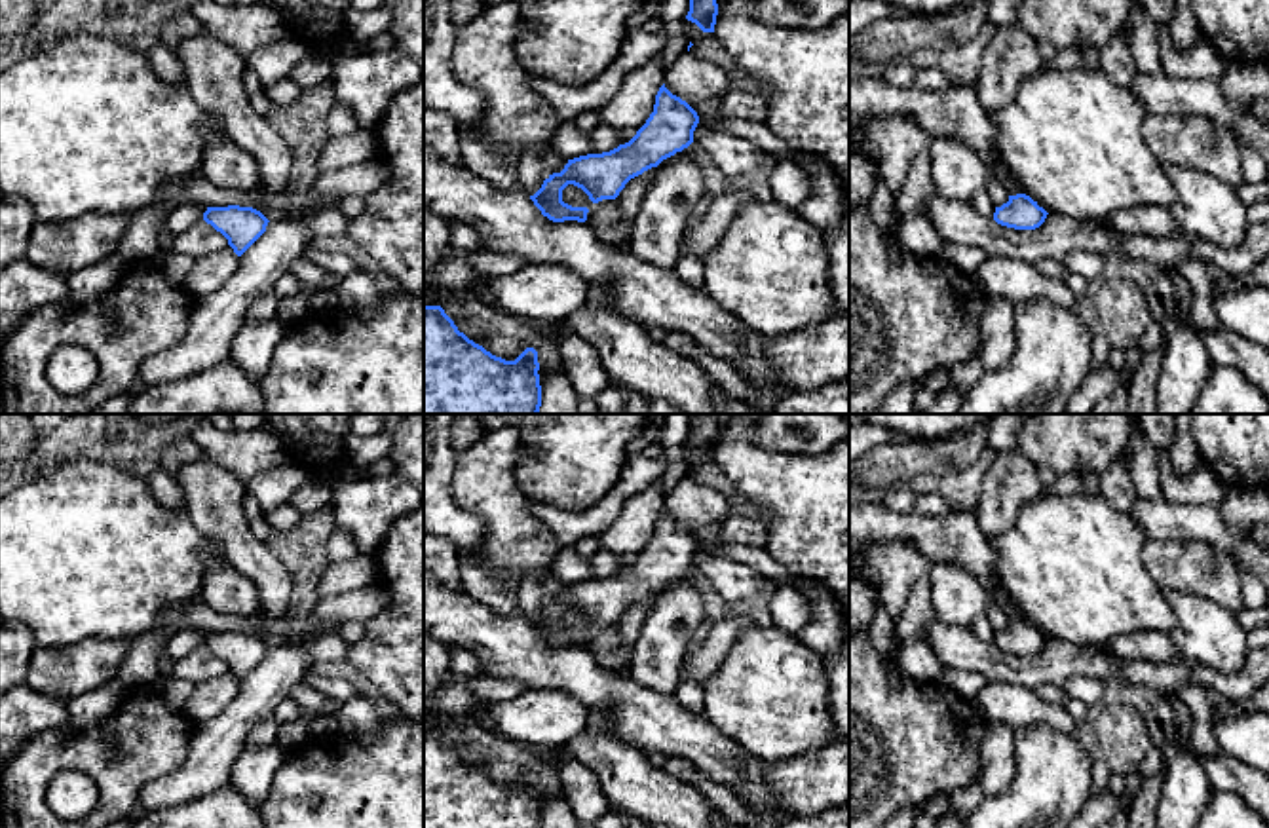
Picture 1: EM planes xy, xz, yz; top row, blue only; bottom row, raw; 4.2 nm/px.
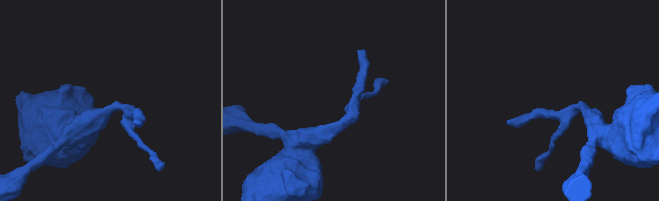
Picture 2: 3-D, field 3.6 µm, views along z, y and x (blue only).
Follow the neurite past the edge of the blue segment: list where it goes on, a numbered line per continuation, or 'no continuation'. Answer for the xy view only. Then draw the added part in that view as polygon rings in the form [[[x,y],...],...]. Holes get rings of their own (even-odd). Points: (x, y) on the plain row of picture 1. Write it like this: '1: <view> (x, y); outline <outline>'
no continuation

